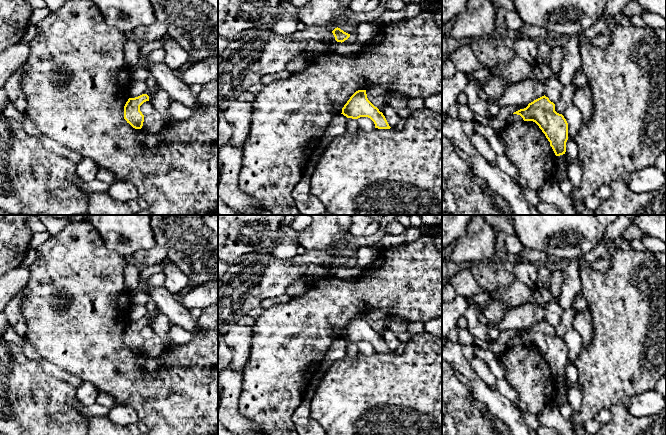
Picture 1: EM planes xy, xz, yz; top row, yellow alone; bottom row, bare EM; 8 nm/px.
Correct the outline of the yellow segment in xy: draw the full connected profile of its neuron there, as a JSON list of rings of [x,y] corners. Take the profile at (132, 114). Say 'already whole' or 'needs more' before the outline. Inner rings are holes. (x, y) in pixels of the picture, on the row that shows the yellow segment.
already whole; [[[142,94],[135,98],[129,98],[124,106],[124,119],[135,129],[141,129],[144,122],[144,115],[140,111],[140,106],[149,101],[147,94]]]

